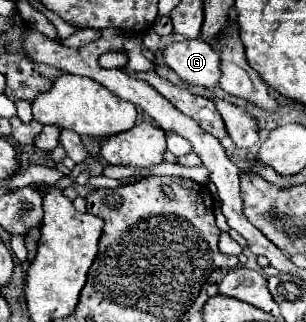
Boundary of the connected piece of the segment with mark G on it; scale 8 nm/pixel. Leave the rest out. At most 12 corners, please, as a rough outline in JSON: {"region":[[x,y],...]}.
{"region":[[200,38],[162,58],[190,86],[220,84],[220,56]]}

